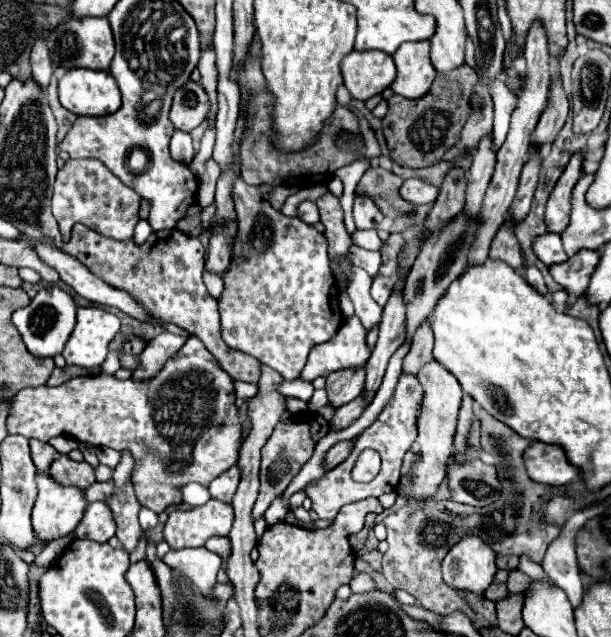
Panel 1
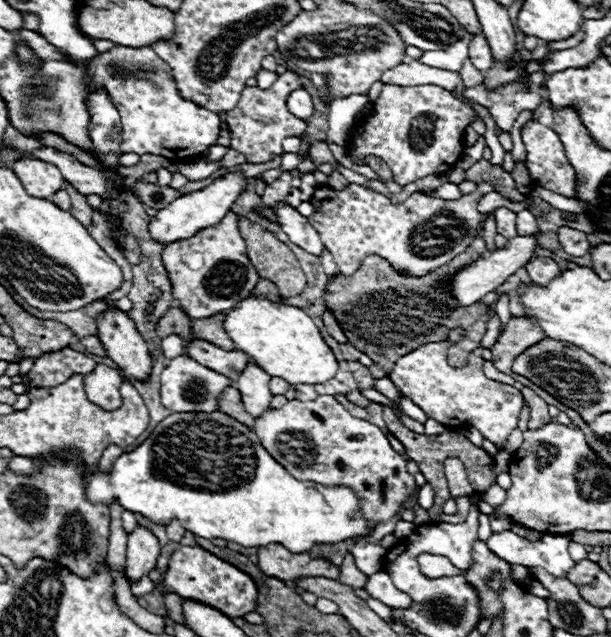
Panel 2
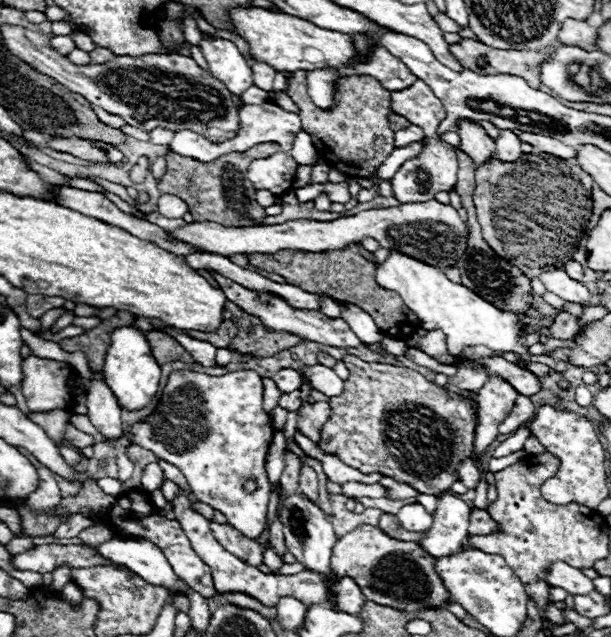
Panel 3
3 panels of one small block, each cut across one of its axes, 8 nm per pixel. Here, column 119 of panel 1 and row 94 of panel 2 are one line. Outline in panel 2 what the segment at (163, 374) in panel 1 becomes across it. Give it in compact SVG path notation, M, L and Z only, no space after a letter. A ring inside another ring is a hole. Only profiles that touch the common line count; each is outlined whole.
M384 84L372 112L364 118L364 124L352 132L348 154L354 162L366 154L382 158L390 166L394 182L406 186L430 174L444 174L460 160L464 150L462 136L474 116L476 112L468 104L440 86Z

